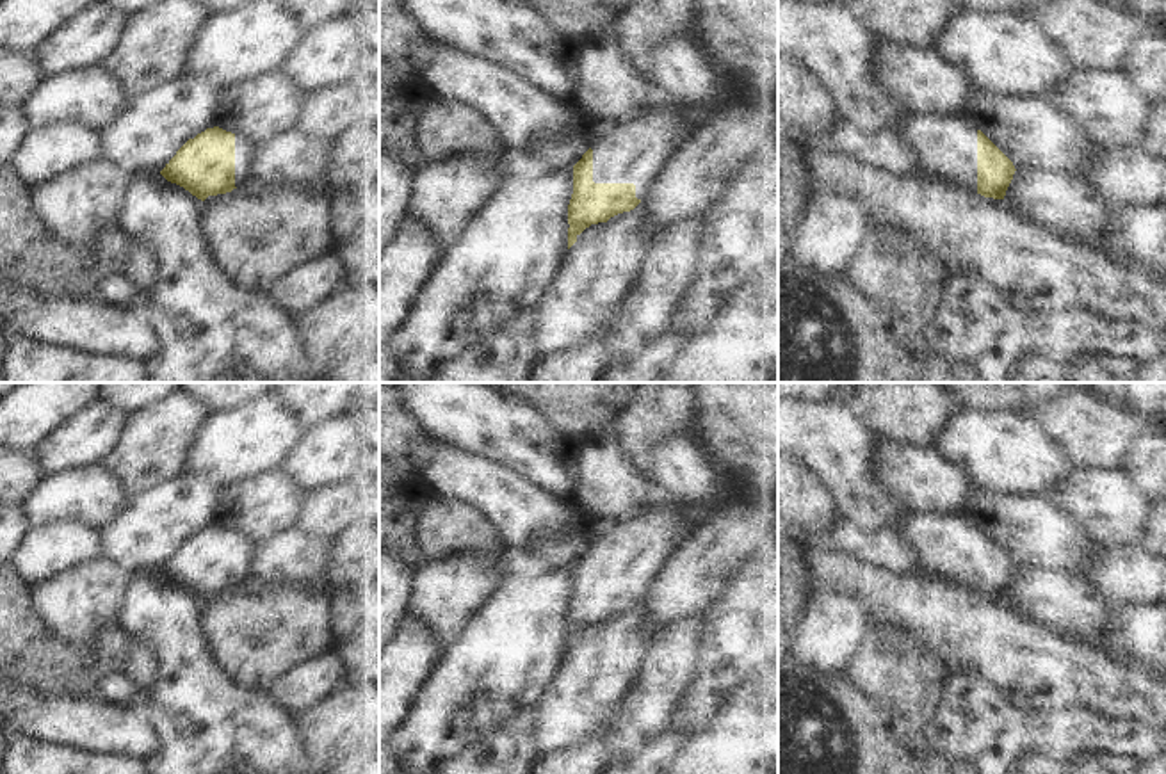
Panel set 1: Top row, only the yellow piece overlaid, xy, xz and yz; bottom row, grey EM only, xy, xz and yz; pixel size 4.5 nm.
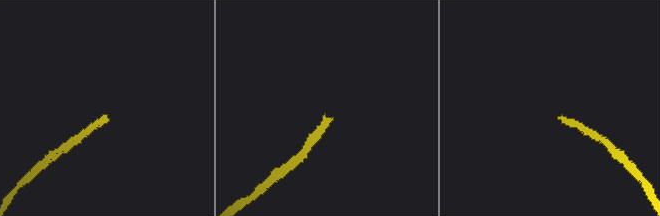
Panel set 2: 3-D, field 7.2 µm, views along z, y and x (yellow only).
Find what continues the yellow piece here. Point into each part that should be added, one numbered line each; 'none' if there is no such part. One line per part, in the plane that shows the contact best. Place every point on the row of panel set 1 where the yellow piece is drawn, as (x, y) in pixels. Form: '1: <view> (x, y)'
1: xz (634, 152)

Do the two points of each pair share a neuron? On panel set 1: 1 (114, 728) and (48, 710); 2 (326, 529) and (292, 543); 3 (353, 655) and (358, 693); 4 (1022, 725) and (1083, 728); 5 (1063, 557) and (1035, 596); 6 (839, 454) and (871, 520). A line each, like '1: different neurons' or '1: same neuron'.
1: same neuron
2: different neurons
3: same neuron
4: same neuron
5: different neurons
6: same neuron

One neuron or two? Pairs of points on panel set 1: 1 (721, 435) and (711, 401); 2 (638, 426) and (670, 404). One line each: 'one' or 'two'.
1: one
2: one

